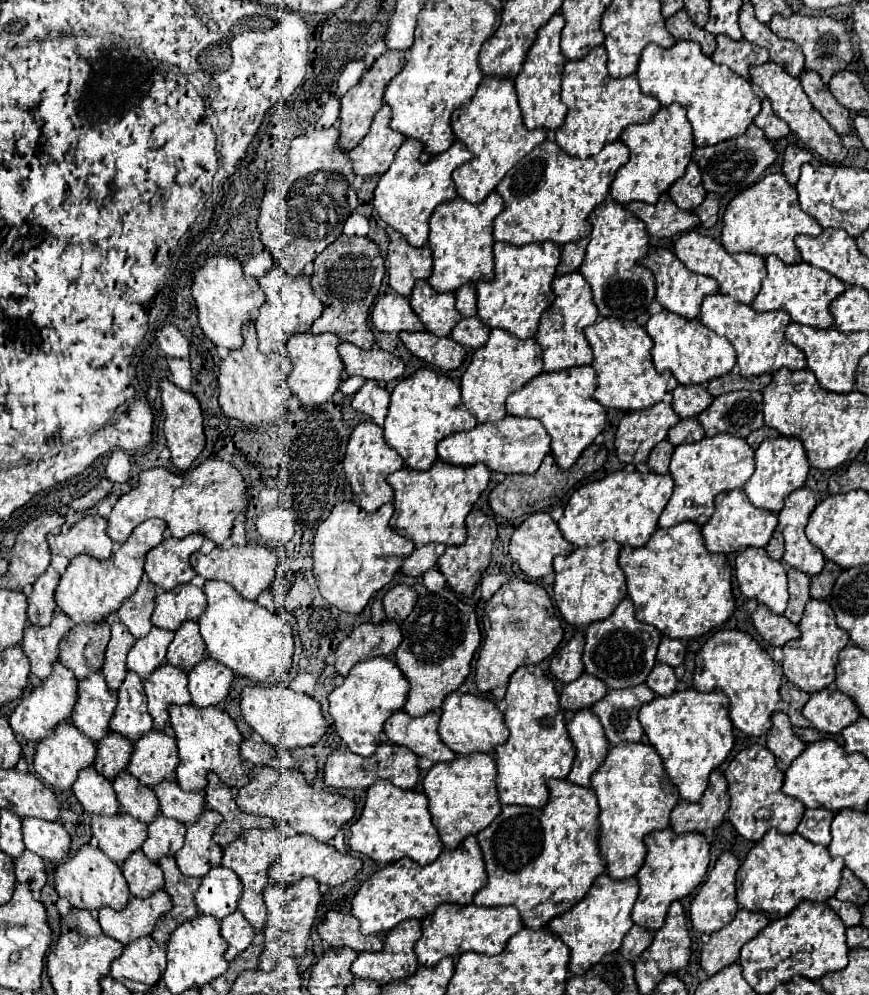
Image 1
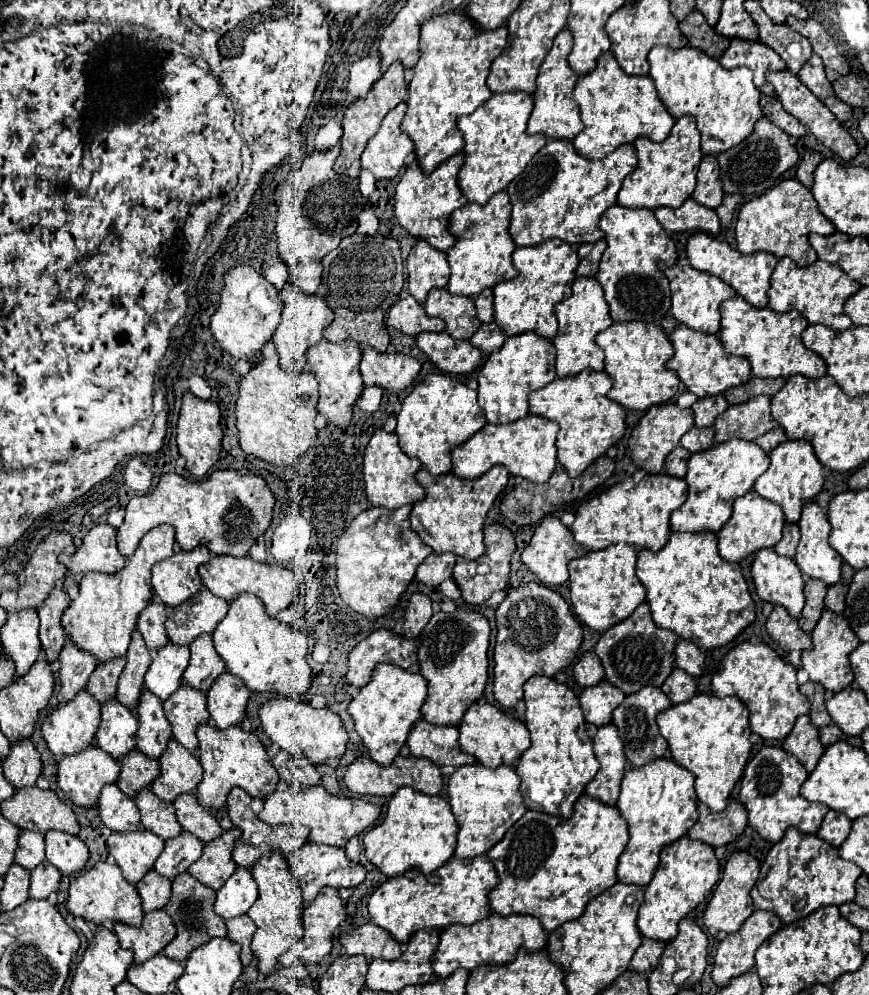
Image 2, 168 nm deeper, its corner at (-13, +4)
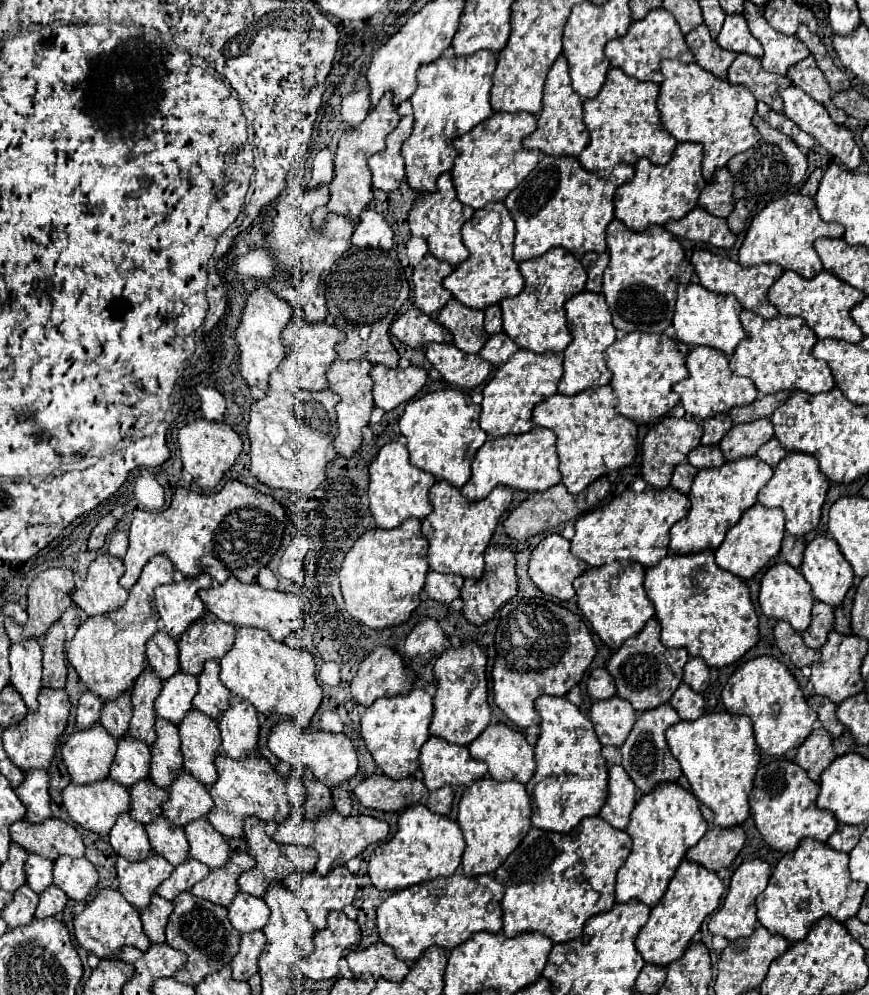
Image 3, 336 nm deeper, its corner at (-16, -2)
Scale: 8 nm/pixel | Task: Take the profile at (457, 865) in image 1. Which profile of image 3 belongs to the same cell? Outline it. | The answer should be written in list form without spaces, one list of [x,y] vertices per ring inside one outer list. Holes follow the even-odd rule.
[[[462,874],[450,878],[436,878],[400,892],[394,892],[378,908],[378,932],[380,940],[394,948],[396,958],[404,962],[416,962],[426,948],[442,946],[452,950],[466,942],[474,932],[500,932],[502,930],[502,906],[504,886],[494,876],[466,878]]]

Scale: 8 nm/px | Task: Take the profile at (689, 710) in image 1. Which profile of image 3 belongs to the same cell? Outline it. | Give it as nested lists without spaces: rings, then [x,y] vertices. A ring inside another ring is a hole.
[[[714,712],[694,722],[678,722],[666,730],[666,742],[672,756],[680,762],[682,774],[688,778],[698,802],[714,812],[716,826],[738,826],[750,816],[748,796],[754,788],[760,748],[756,746],[752,720],[748,716]]]

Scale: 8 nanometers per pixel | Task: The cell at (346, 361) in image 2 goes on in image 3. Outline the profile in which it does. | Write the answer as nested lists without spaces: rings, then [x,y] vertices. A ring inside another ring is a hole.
[[[364,358],[360,360],[352,360],[352,362],[342,362],[336,360],[330,368],[328,368],[328,382],[330,388],[336,390],[336,394],[340,394],[340,404],[336,406],[338,412],[338,438],[334,442],[334,448],[340,456],[344,458],[352,458],[356,454],[356,450],[362,446],[362,428],[368,426],[370,422],[370,414],[374,410],[374,398],[372,398],[372,378],[370,378],[370,368],[372,364],[366,362]]]

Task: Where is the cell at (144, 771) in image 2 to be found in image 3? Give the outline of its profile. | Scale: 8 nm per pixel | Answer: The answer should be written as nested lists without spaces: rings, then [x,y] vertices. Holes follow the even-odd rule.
[[[144,780],[132,786],[130,798],[130,816],[140,824],[150,824],[154,818],[162,816],[162,804],[168,800],[168,790],[160,790],[158,786],[152,786],[150,780]]]

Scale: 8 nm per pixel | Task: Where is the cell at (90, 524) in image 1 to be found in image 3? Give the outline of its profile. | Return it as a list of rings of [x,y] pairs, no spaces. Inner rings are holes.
[[[110,554],[98,556],[90,568],[82,590],[72,592],[72,600],[88,616],[106,614],[124,606],[128,592],[120,586],[124,564]]]

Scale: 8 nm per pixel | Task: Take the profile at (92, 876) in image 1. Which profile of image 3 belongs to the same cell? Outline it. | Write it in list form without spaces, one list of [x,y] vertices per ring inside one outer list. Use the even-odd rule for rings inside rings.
[[[112,888],[100,890],[98,896],[84,908],[84,912],[74,916],[74,938],[78,946],[82,946],[86,952],[96,954],[100,960],[118,958],[124,946],[136,946],[138,950],[150,948],[148,936],[142,932],[140,912],[128,906],[126,898]]]

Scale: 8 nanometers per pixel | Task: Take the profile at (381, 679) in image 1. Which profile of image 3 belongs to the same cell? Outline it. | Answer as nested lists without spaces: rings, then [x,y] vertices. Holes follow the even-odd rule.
[[[418,688],[410,690],[408,694],[380,698],[370,708],[366,708],[366,714],[362,716],[362,738],[374,762],[388,778],[402,780],[416,774],[416,770],[420,768],[420,748],[430,738],[428,726],[432,720],[432,712],[432,696],[426,690]]]

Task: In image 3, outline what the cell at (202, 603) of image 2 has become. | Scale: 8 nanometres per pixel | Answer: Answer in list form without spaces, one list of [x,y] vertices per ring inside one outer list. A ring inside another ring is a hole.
[[[204,614],[200,622],[196,622],[202,628],[202,634],[196,642],[188,642],[188,632],[184,632],[184,638],[180,638],[180,670],[184,674],[198,676],[204,668],[204,662],[208,660],[220,660],[234,644],[236,628],[228,626],[226,622],[220,622],[218,618],[212,618],[212,614]]]

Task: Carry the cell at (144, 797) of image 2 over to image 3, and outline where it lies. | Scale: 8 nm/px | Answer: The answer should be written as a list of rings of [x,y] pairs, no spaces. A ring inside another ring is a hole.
[[[164,816],[156,818],[152,826],[146,826],[146,834],[152,844],[152,852],[166,858],[172,866],[178,866],[188,858],[188,840],[184,836],[184,830],[178,826],[172,826]]]

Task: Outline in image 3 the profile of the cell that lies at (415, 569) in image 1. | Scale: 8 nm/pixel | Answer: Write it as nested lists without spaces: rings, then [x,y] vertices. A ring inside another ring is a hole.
[[[430,572],[428,578],[426,578],[424,592],[426,592],[432,600],[438,600],[438,602],[452,602],[452,600],[460,598],[462,584],[464,584],[464,578],[460,578],[460,576]]]

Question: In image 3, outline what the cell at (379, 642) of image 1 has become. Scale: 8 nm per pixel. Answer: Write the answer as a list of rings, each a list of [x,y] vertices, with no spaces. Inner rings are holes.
[[[378,646],[362,660],[358,676],[350,684],[350,692],[358,704],[370,706],[378,698],[406,694],[412,686],[414,674],[406,668],[402,656],[392,648]]]

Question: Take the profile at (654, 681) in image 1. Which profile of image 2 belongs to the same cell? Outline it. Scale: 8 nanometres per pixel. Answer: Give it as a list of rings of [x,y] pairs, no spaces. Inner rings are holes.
[[[675,668],[661,686],[661,690],[671,698],[673,704],[689,700],[695,694],[695,688],[697,688],[695,680],[687,672],[683,672],[681,668]]]

